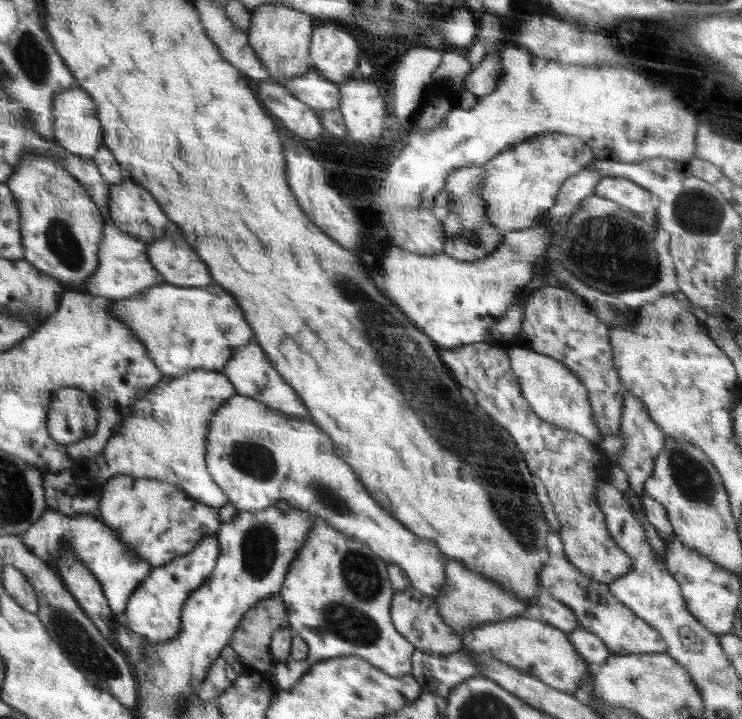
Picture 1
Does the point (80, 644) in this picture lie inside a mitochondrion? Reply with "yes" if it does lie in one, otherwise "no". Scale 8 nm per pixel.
yes

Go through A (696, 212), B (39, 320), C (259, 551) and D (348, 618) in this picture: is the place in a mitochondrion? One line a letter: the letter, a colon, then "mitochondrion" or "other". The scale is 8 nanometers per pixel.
A: mitochondrion
B: other
C: mitochondrion
D: mitochondrion

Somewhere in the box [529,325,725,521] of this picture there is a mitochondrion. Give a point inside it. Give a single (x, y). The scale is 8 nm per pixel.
(695, 481)

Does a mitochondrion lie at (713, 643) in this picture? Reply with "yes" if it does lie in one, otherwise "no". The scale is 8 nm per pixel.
no

